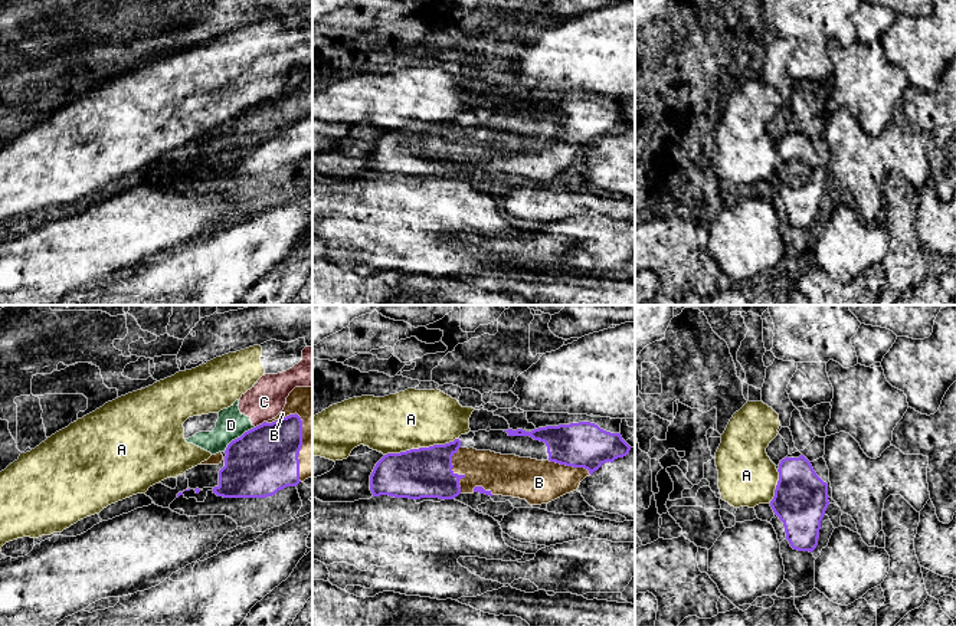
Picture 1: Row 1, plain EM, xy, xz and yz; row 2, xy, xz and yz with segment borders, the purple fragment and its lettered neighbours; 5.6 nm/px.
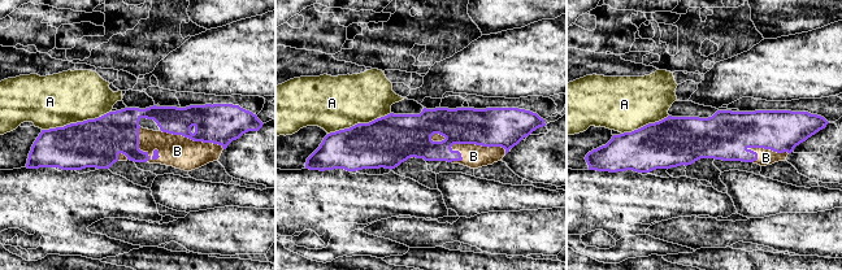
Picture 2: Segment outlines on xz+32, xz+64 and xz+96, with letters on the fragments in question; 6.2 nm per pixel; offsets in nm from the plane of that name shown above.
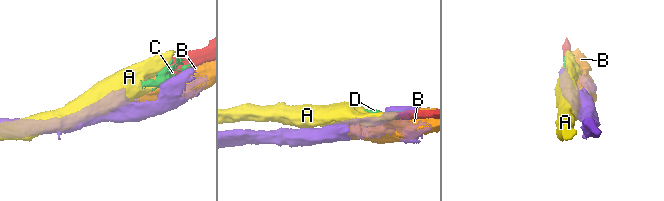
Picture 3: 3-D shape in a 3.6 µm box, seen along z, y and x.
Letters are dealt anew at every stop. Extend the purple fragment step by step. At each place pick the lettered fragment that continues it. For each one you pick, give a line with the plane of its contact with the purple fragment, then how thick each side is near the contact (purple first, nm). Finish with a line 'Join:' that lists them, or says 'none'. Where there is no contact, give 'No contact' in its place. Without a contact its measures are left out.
B: Touches purple in xz. Thickness 280 nm (purple) against 220 nm
Join: B

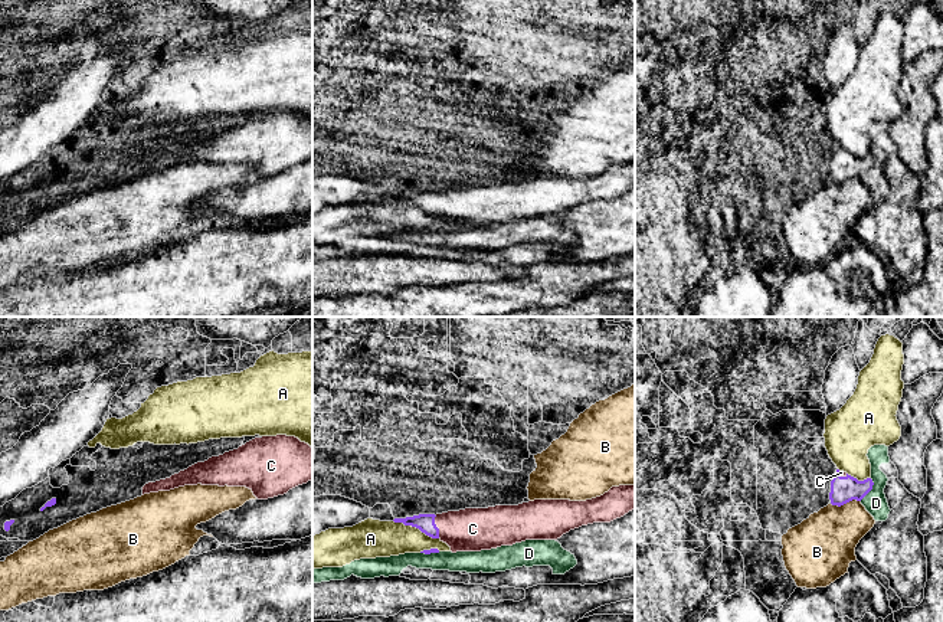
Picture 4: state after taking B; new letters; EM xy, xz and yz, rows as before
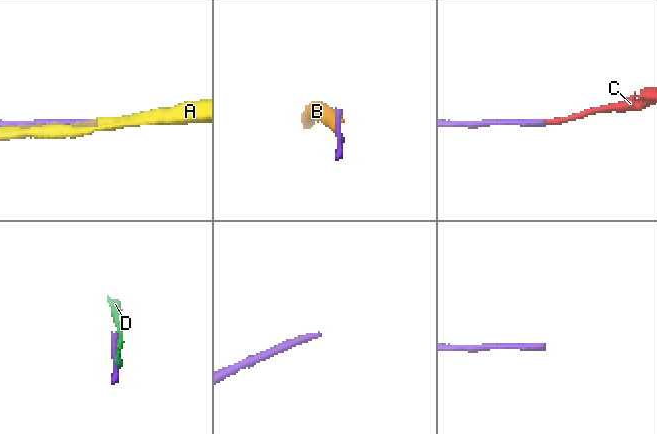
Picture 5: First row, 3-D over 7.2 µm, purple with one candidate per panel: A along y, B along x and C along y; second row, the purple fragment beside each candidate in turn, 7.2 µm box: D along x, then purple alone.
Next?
C: Touches purple in xz. Thickness 100 nm (purple) against 240 nm
Join: C

